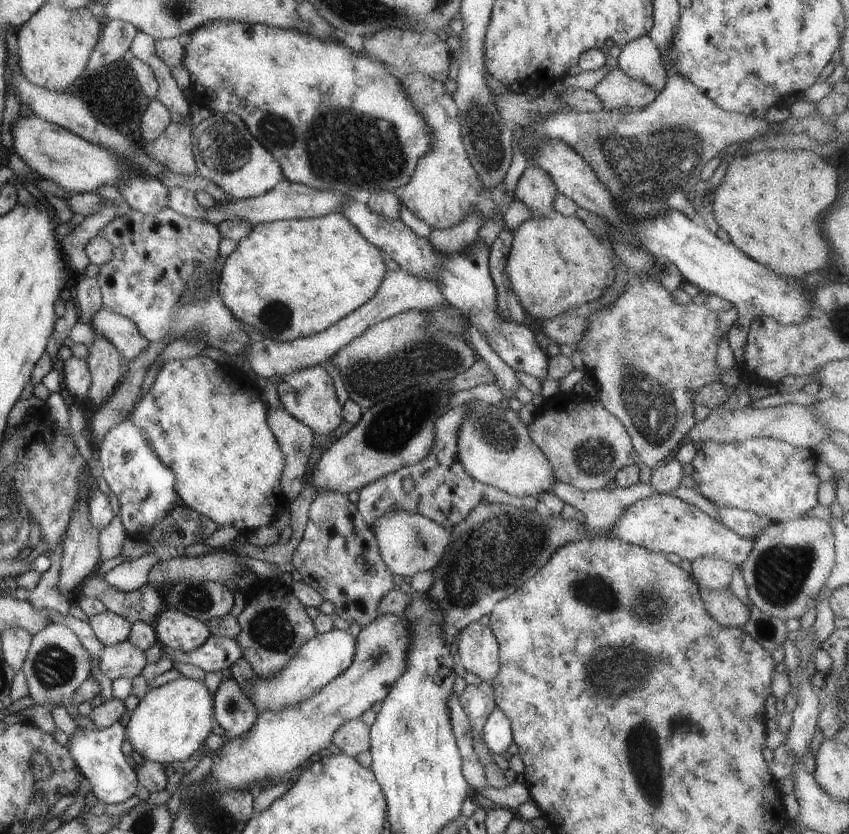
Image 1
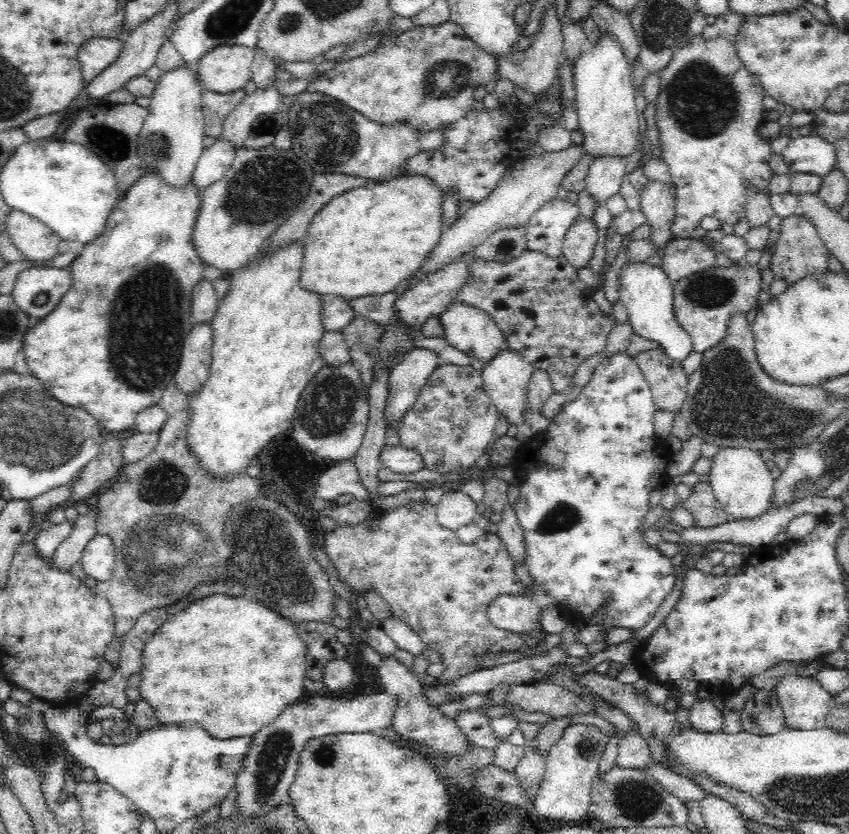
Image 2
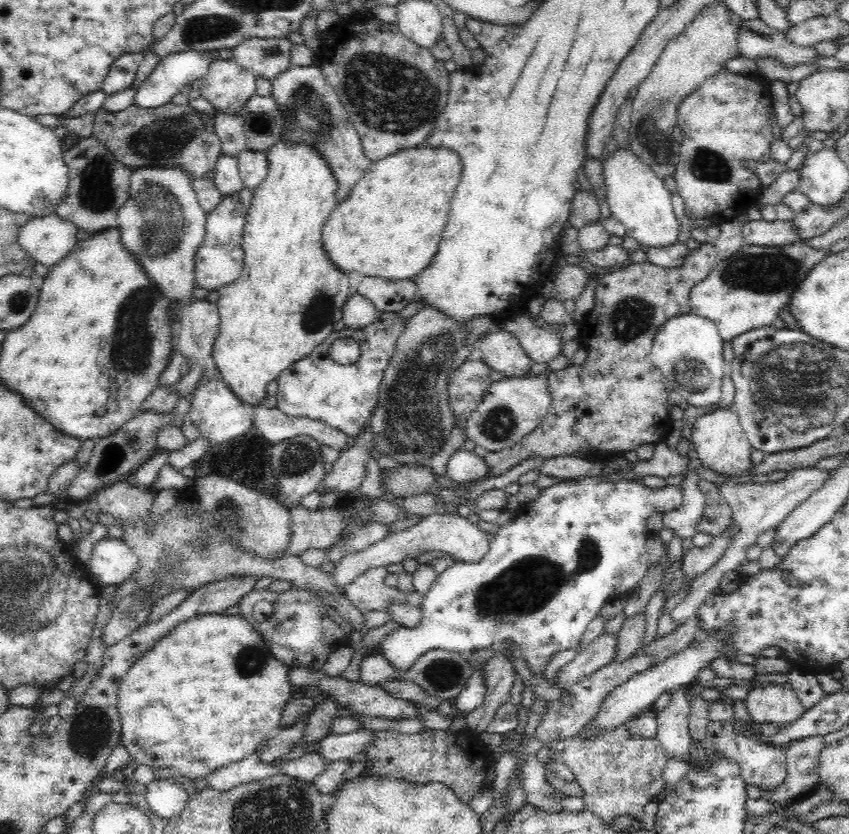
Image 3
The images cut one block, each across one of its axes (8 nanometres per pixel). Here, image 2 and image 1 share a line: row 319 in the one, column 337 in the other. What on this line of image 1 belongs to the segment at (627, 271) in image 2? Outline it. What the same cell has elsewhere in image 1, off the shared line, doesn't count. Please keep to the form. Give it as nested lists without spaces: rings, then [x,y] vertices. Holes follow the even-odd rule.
[[[332,628],[329,632],[317,633],[301,645],[301,648],[295,652],[295,656],[291,656],[287,664],[279,668],[279,672],[275,672],[273,676],[267,676],[265,680],[253,673],[247,687],[241,687],[239,690],[255,706],[256,713],[265,712],[265,710],[277,712],[285,706],[307,700],[308,696],[315,694],[335,676],[339,676],[351,664],[355,644],[356,638],[353,638],[349,631]]]

